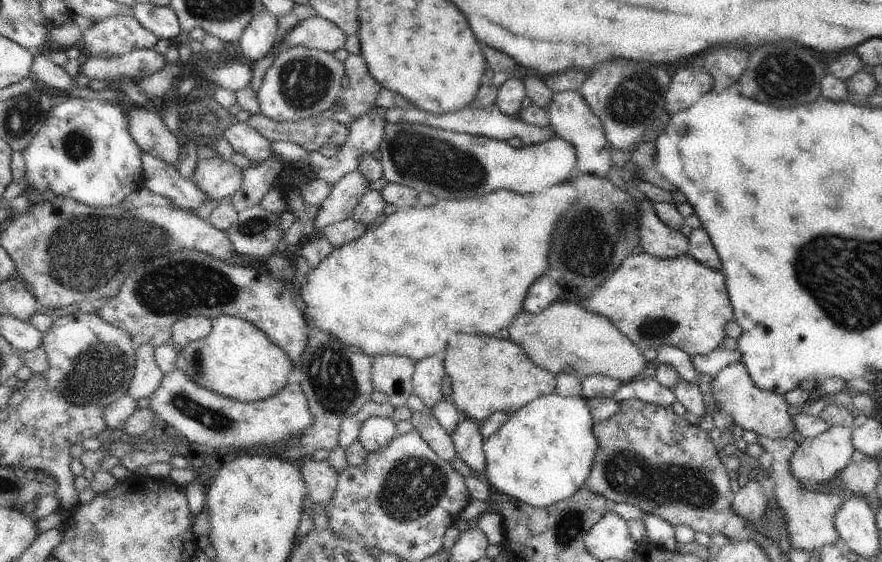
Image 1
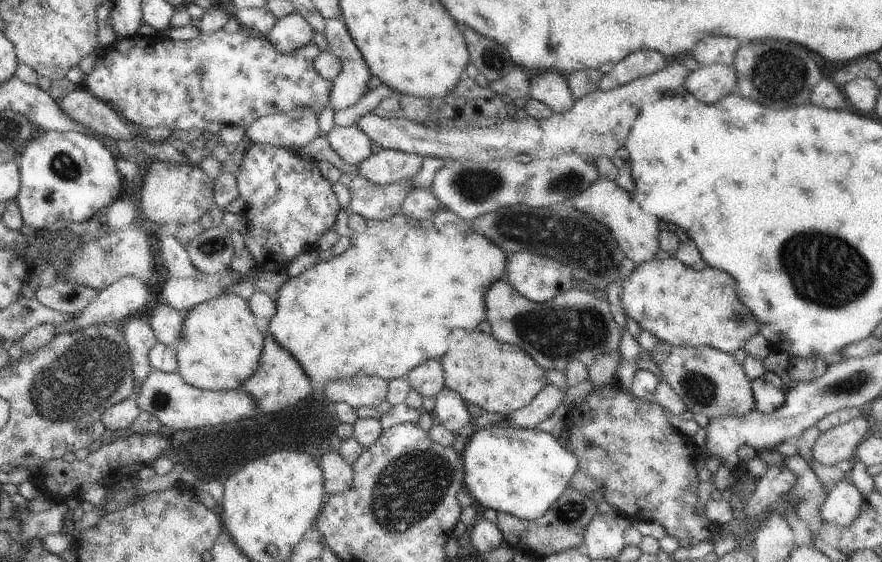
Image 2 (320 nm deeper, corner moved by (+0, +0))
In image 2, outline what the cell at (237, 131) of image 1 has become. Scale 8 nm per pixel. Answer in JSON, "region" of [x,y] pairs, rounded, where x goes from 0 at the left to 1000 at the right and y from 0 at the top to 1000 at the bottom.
{"region":[[[287,254],[277,270],[268,317],[271,349],[280,367],[278,445],[288,459],[290,480],[324,484],[334,459],[358,441],[358,431],[379,409],[387,367],[359,288],[345,285],[331,267]]]}

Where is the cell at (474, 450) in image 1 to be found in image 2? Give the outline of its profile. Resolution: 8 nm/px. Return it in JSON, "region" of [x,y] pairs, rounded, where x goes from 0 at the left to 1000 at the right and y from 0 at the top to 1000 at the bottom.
{"region":[[[506,690],[495,701],[492,740],[494,753],[506,758],[517,776],[535,746],[529,715],[522,701]]]}

